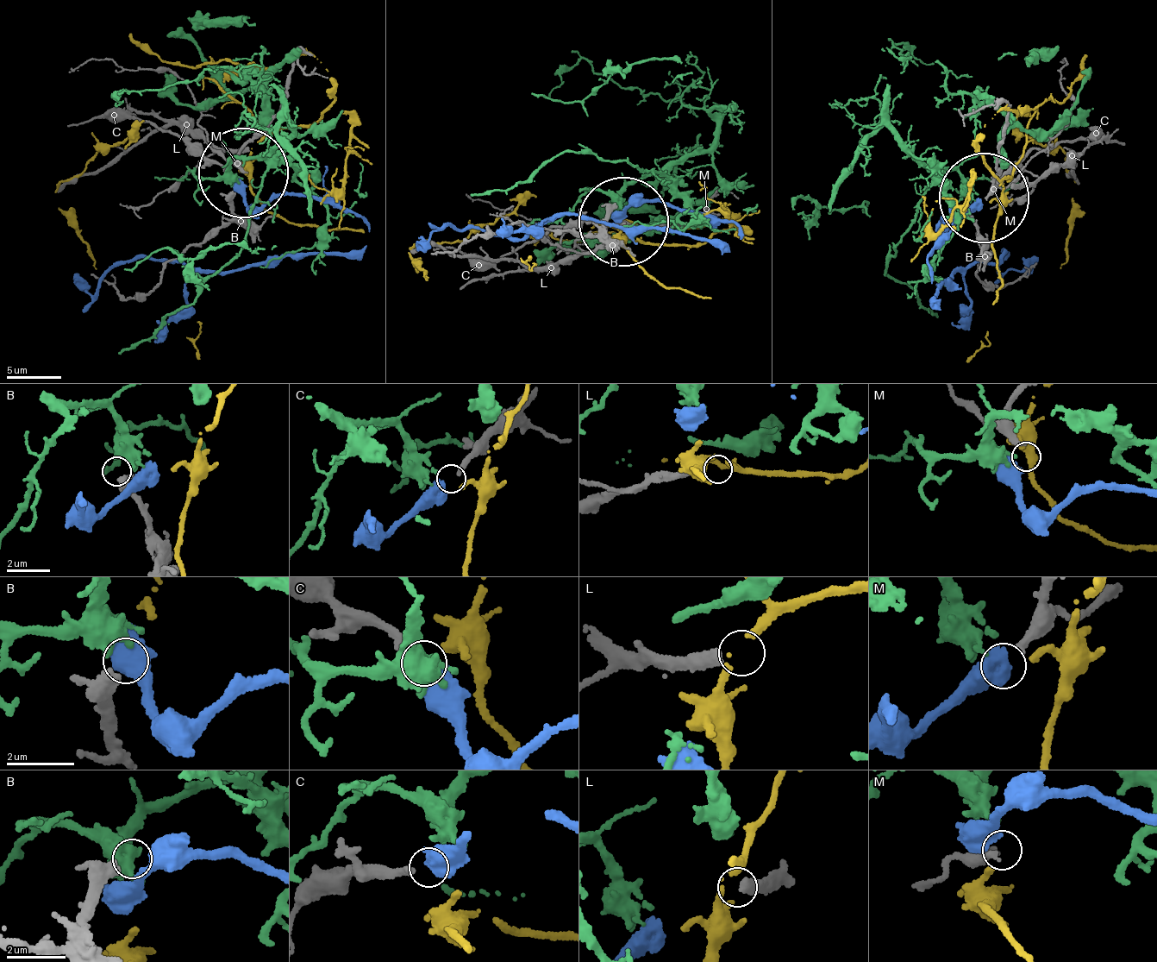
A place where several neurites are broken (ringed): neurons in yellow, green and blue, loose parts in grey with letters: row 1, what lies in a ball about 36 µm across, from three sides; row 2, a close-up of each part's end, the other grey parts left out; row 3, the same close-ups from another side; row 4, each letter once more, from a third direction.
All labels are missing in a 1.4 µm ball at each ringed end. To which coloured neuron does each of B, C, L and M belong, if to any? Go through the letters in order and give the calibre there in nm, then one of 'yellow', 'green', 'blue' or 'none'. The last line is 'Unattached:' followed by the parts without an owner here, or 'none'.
B: 320 nm thick; green
C: 280 nm thick; blue
L: 340 nm thick; none
M: 280 nm thick; none
Unattached: L, M

